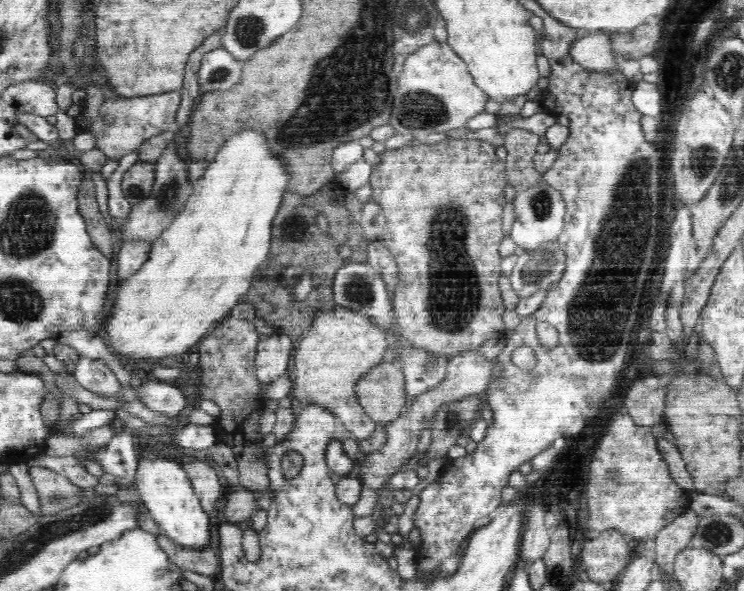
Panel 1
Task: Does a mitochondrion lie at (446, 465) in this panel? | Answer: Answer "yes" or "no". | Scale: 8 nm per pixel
no

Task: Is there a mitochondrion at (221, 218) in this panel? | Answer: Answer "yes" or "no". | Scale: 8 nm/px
no

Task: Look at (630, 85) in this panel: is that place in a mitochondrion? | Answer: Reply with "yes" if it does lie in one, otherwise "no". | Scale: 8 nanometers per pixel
no

